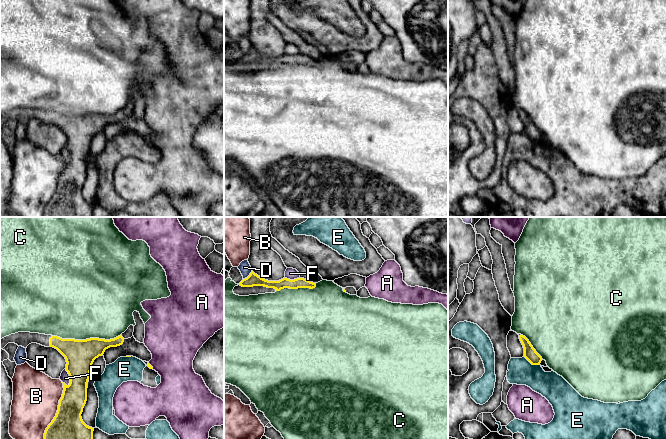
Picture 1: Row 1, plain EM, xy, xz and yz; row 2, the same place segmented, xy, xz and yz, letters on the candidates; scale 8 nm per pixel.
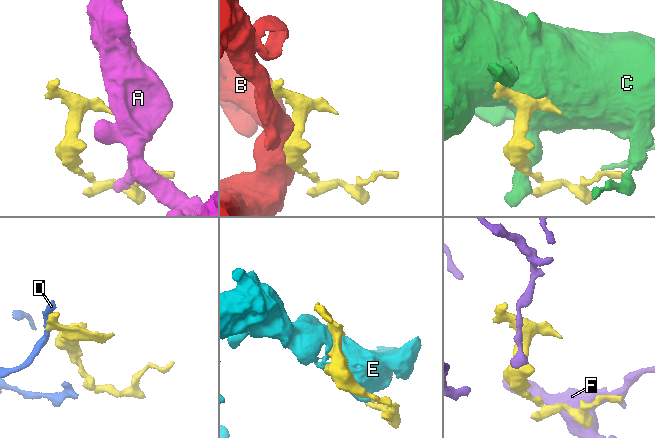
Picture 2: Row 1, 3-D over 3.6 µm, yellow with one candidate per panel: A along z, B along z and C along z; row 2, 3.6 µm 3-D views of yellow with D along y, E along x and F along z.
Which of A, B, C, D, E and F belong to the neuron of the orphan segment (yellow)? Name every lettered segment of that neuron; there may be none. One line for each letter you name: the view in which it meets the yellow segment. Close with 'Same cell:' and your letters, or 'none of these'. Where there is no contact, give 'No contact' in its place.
Same cell: none of these

